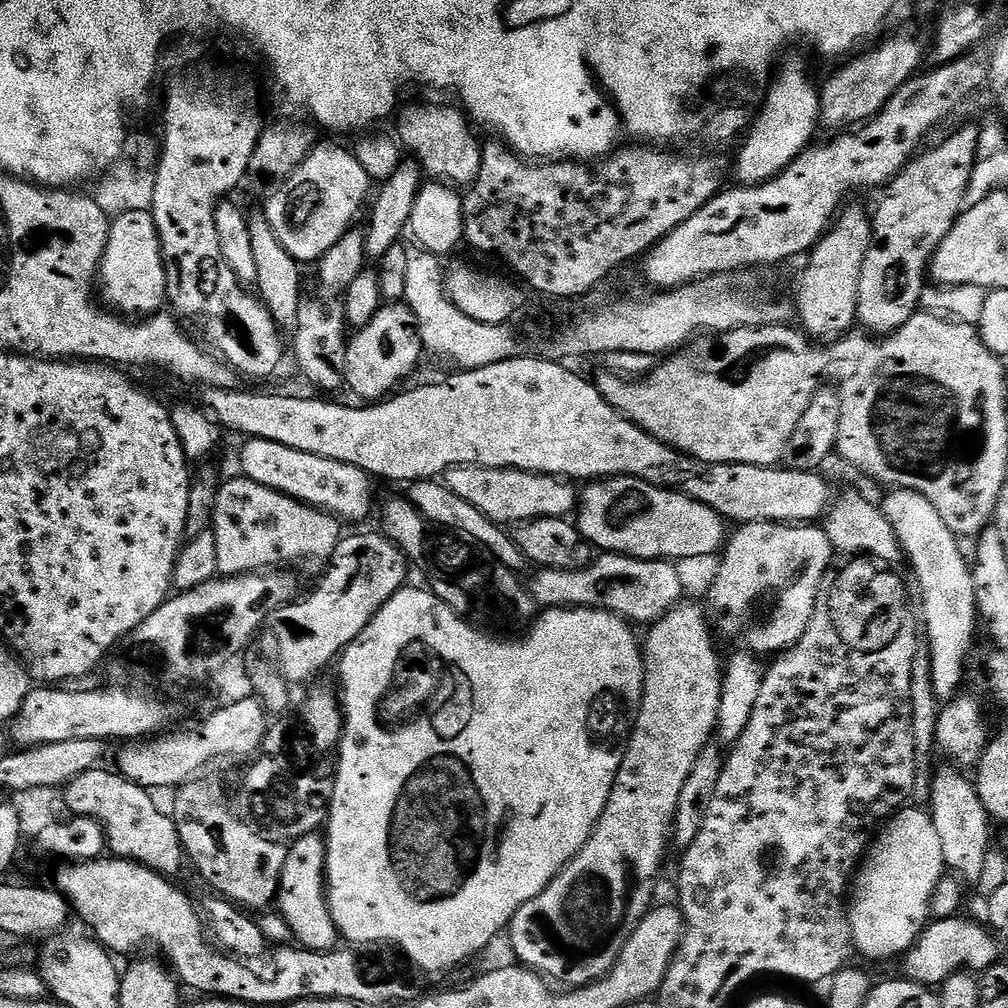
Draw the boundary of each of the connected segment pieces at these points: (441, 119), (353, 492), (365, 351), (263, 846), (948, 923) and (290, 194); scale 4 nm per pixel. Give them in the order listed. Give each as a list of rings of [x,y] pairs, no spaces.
[[[412,104],[400,116],[400,138],[399,143],[412,151],[411,159],[418,163],[425,177],[436,182],[443,182],[448,186],[460,186],[464,184],[471,186],[478,176],[480,169],[480,153],[482,151],[481,141],[476,141],[476,136],[470,129],[469,121],[465,113],[459,107],[443,108],[440,104]]]
[[[248,438],[243,443],[240,468],[247,479],[270,490],[278,490],[312,508],[319,508],[344,522],[358,522],[369,514],[372,508],[373,481],[368,473],[348,463],[318,458],[318,454],[302,454],[302,450],[290,450],[290,446],[282,446],[278,442]]]
[[[392,302],[381,307],[369,324],[359,329],[347,341],[344,382],[360,402],[379,402],[395,393],[400,383],[420,364],[422,345],[415,316],[404,302]]]
[[[204,779],[189,782],[175,793],[177,814],[189,820],[175,821],[183,855],[189,861],[192,859],[193,866],[217,897],[249,913],[263,913],[277,899],[288,848],[261,834],[251,823],[236,820],[224,801],[223,786]]]
[[[957,914],[945,920],[933,919],[925,927],[916,945],[902,957],[903,975],[907,979],[925,986],[940,986],[957,972],[967,970],[972,974],[983,974],[990,967],[988,948],[992,952],[998,951],[1002,947],[1001,941],[983,923],[975,924],[962,917],[963,915]]]
[[[316,146],[292,171],[290,178],[267,197],[268,205],[262,208],[262,212],[286,254],[307,266],[311,260],[312,263],[320,261],[355,227],[355,220],[359,218],[364,204],[367,205],[370,187],[372,181],[348,148]]]

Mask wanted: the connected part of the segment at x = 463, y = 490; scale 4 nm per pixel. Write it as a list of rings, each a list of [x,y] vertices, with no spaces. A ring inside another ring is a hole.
[[[457,466],[444,473],[442,483],[501,526],[519,526],[525,520],[538,518],[564,518],[575,513],[578,507],[577,489],[572,489],[575,487],[567,479],[544,476],[541,472]]]

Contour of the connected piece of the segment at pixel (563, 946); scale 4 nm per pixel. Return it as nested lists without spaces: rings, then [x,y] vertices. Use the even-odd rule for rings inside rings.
[[[681,602],[675,608],[670,609],[662,619],[655,621],[647,629],[648,637],[642,640],[642,655],[644,658],[644,695],[640,697],[640,710],[636,714],[634,727],[630,733],[628,746],[624,750],[624,760],[620,764],[620,769],[616,775],[616,781],[612,787],[610,798],[606,802],[604,812],[600,816],[600,821],[596,828],[590,834],[586,846],[582,846],[579,854],[562,869],[557,876],[530,902],[523,904],[514,914],[512,923],[506,929],[506,937],[512,943],[512,952],[517,956],[519,963],[530,969],[532,972],[538,972],[541,976],[565,989],[571,990],[581,988],[584,984],[591,984],[593,980],[600,980],[606,975],[616,960],[620,957],[620,951],[624,949],[624,944],[630,938],[632,931],[640,925],[640,919],[649,912],[653,907],[652,901],[652,884],[651,880],[660,872],[660,859],[664,856],[664,844],[669,843],[670,829],[672,820],[676,816],[676,807],[678,806],[678,794],[682,794],[682,786],[686,786],[686,778],[690,778],[690,770],[698,758],[698,754],[713,739],[716,732],[716,720],[720,716],[720,686],[722,683],[722,656],[716,653],[716,644],[712,641],[714,637],[713,629],[710,627],[709,617],[705,609],[696,604],[687,604]]]

